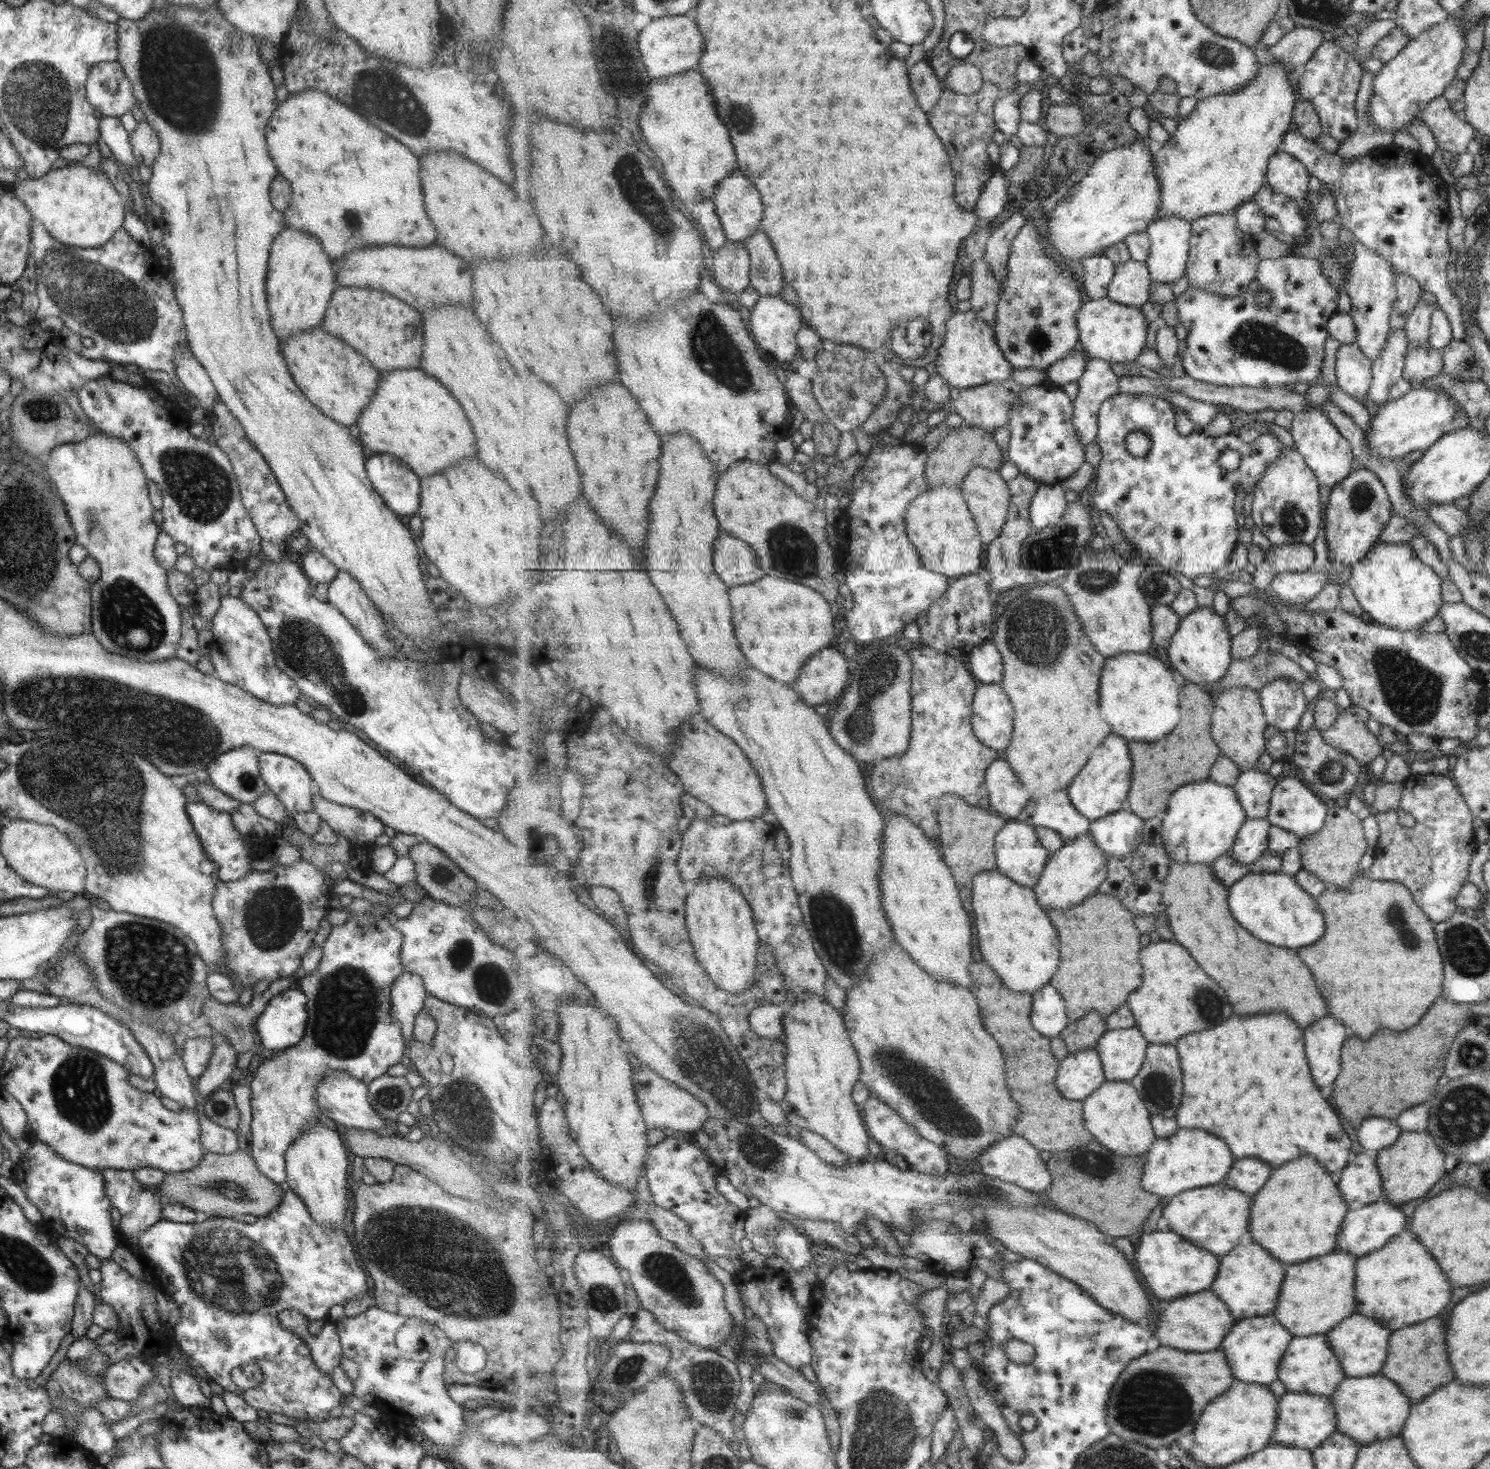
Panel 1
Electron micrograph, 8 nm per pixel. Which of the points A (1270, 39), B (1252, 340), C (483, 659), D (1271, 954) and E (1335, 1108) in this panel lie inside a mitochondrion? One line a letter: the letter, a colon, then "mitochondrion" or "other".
A: other
B: mitochondrion
C: other
D: other
E: other

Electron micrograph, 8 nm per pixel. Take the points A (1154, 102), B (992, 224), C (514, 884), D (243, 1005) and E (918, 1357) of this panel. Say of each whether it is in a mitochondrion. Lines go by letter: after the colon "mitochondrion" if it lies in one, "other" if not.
A: other
B: other
C: other
D: other
E: other

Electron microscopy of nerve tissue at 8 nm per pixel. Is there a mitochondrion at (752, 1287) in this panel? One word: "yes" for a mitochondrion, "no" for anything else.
no

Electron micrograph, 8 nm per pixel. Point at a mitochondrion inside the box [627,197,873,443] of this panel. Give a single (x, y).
(712, 348)

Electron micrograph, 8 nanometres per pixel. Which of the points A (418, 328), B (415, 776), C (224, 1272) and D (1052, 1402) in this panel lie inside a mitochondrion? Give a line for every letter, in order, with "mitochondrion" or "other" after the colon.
A: other
B: other
C: mitochondrion
D: other

